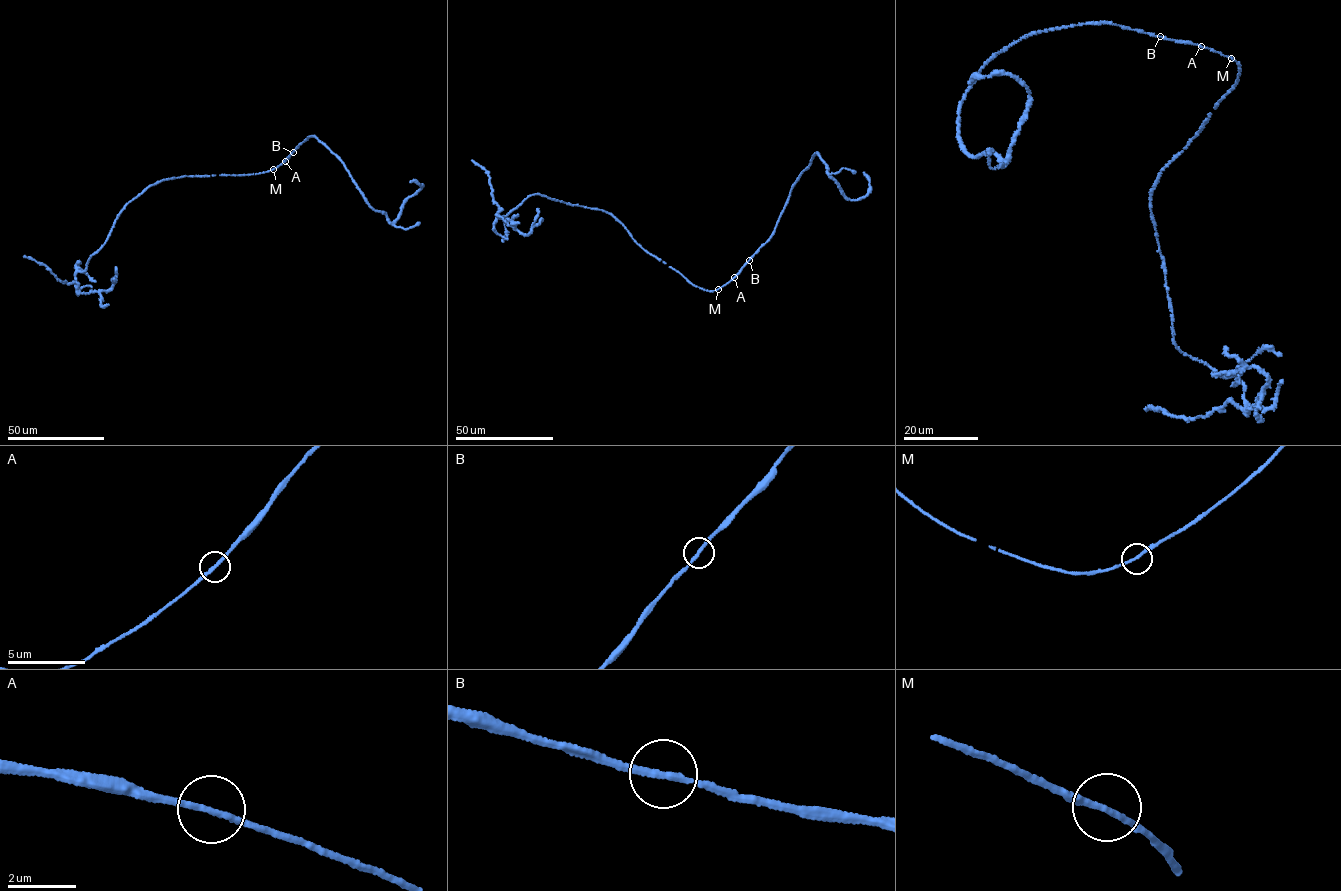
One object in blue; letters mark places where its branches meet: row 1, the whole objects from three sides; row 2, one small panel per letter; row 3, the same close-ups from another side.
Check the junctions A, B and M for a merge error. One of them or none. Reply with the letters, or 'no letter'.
no letter

